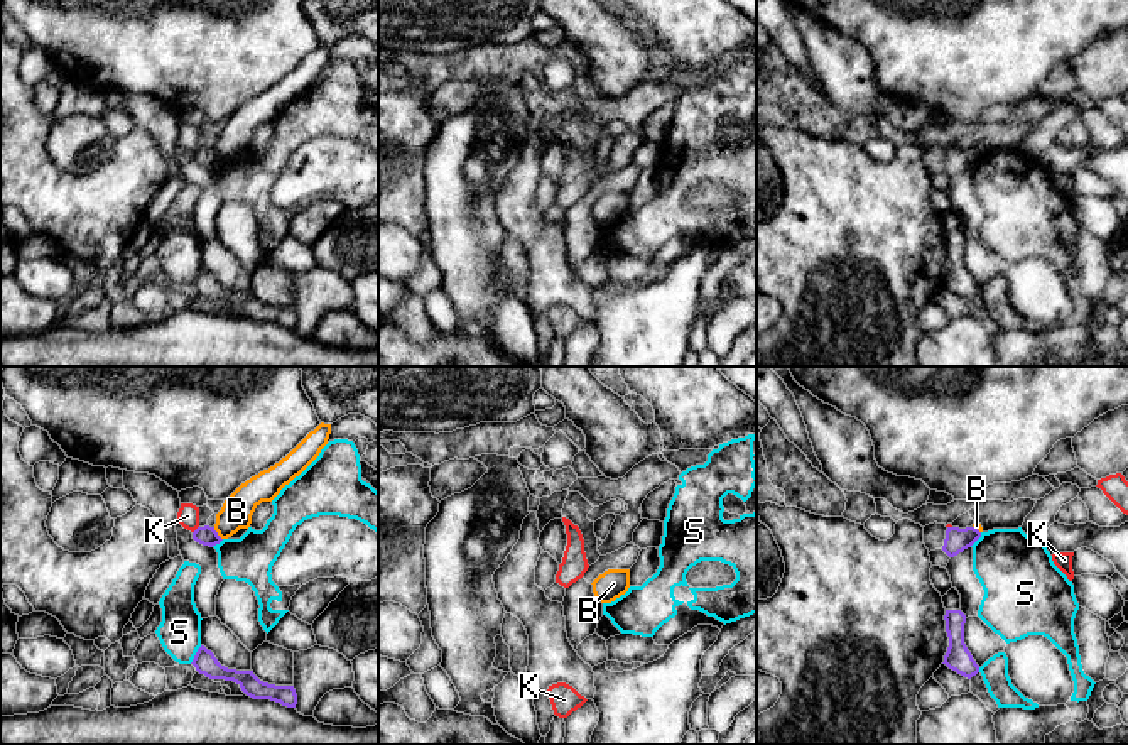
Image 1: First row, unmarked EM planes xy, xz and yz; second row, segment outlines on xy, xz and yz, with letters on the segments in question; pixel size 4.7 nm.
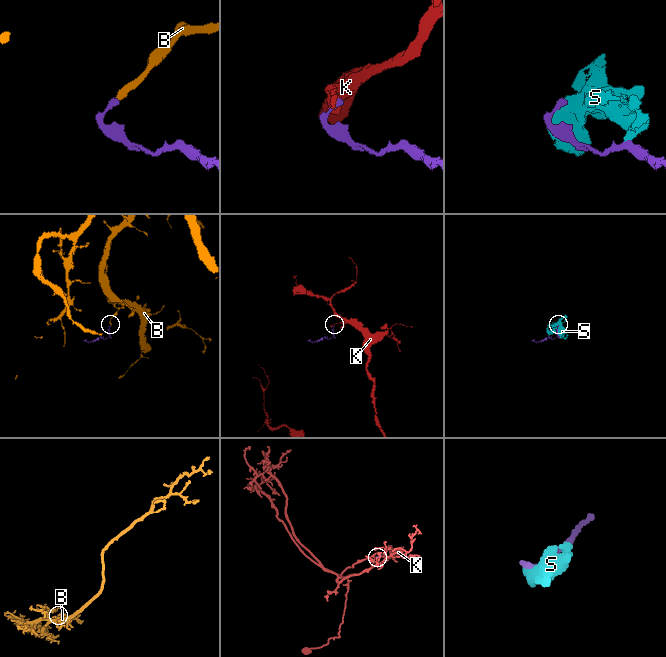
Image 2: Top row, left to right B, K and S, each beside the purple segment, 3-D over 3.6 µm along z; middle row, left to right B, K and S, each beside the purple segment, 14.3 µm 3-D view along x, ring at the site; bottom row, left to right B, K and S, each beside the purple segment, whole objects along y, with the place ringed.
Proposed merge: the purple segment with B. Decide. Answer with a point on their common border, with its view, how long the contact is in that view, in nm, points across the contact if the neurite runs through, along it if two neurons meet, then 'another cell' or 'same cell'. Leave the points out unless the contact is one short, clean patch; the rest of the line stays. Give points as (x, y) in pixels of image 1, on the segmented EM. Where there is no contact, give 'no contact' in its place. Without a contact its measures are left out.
contact xy (216, 534); length 80 nm; border xy (213, 527), (222, 539); another cell

